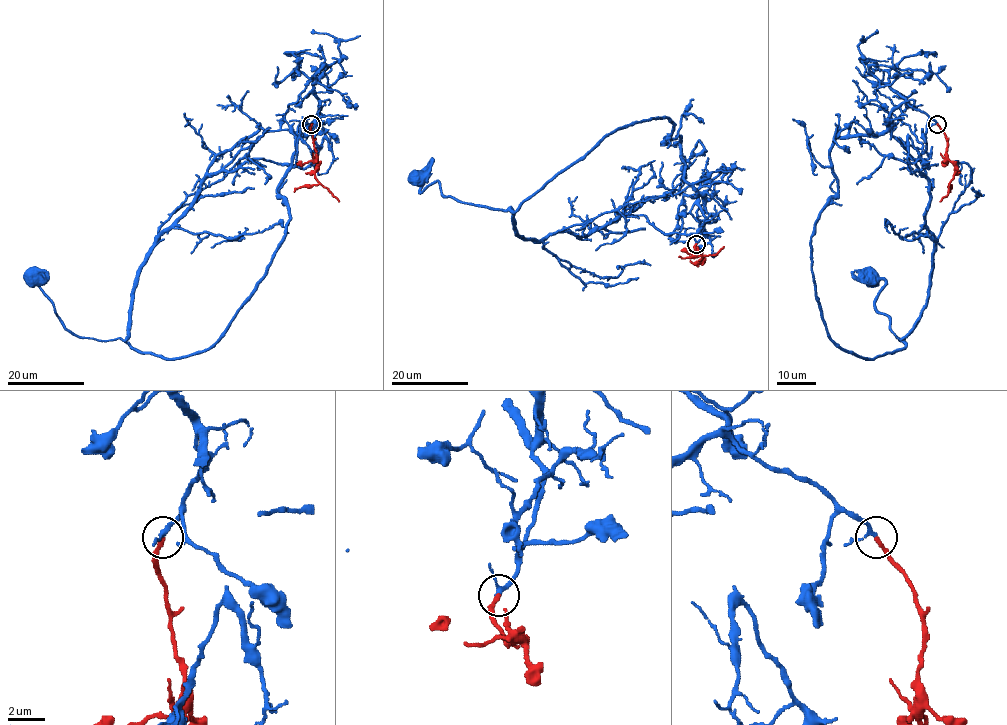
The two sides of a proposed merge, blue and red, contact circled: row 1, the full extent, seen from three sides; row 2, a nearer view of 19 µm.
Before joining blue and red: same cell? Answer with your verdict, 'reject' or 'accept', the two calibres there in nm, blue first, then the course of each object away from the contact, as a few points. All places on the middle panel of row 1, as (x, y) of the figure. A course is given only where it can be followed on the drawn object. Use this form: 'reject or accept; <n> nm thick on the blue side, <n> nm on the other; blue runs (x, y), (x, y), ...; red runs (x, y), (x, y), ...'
accept; 190 nm thick on the blue side, 240 nm on the other; blue runs (696, 244), (704, 201), (691, 186), (588, 235), (527, 239), (508, 208), (414, 178); red runs (696, 244), (695, 249), (701, 253), (700, 261), (704, 256), (716, 255), (724, 246)

